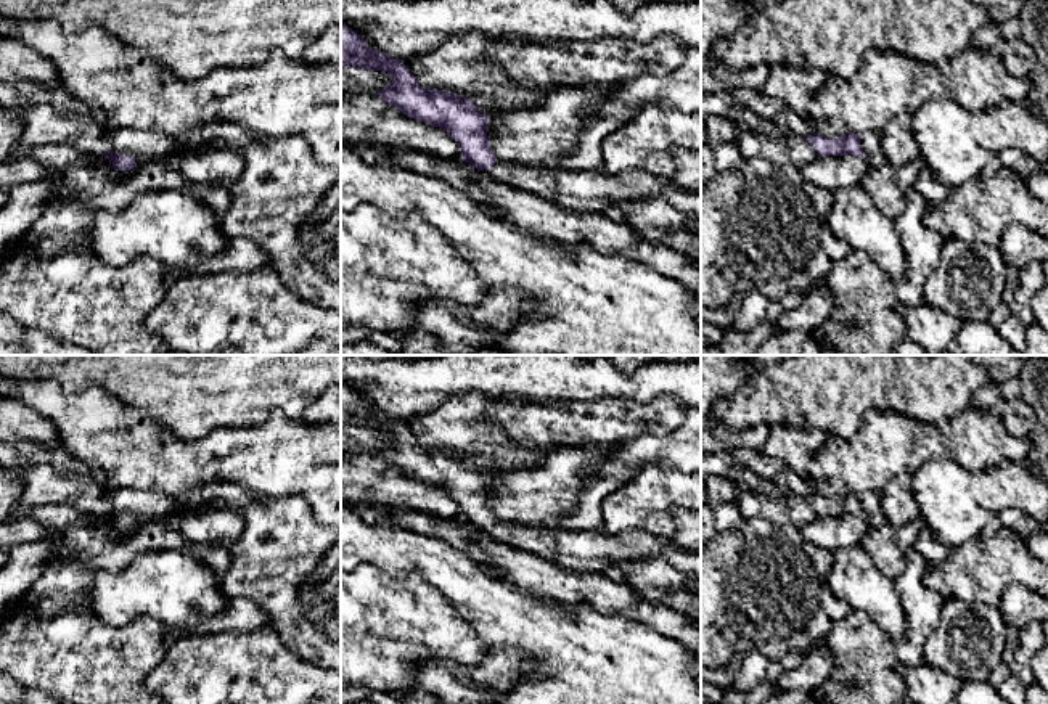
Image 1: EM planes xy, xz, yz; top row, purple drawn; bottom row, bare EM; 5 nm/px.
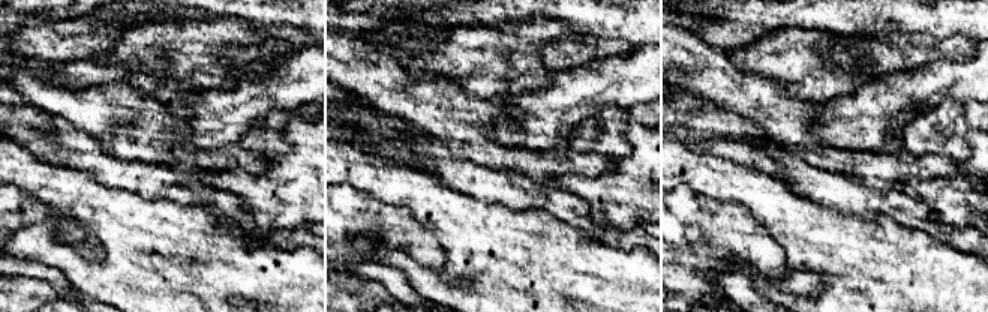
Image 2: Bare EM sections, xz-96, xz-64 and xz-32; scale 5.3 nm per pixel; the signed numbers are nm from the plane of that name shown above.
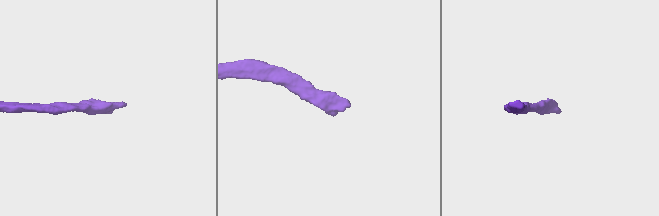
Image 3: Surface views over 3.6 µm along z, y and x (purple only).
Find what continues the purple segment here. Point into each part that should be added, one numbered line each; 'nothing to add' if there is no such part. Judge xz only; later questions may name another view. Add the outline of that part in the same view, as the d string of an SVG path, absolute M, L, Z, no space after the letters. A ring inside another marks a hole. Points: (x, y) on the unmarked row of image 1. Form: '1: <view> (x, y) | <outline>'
1: xz (584, 552) | M497 521L489 535L501 543L530 551L577 572L603 572L612 561L665 558L701 587L701 553L682 551L667 538L637 529L616 535L603 529L569 532L545 526Z

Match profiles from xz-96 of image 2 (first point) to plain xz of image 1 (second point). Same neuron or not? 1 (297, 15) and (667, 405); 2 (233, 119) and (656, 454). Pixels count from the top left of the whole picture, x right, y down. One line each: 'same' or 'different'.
1: different
2: same

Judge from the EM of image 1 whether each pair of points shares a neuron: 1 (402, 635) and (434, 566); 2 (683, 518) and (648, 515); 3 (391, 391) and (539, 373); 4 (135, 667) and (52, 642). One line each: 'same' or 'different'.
1: different
2: different
3: same
4: same

